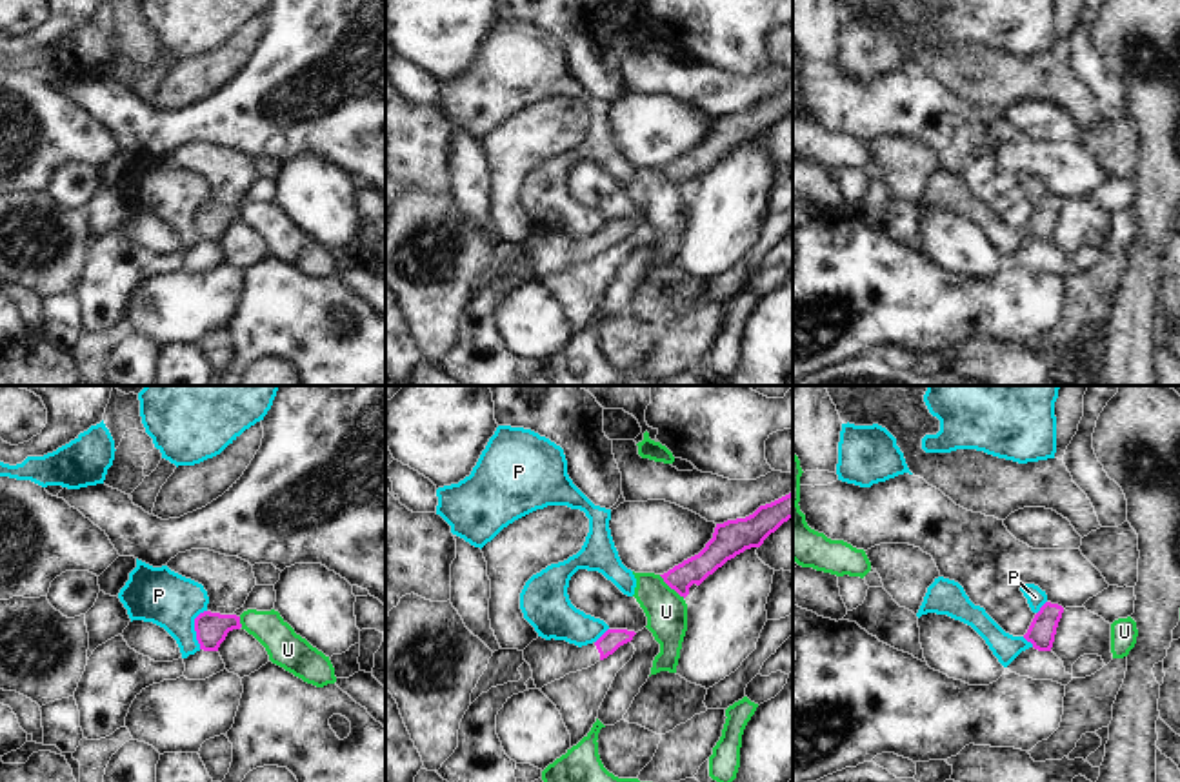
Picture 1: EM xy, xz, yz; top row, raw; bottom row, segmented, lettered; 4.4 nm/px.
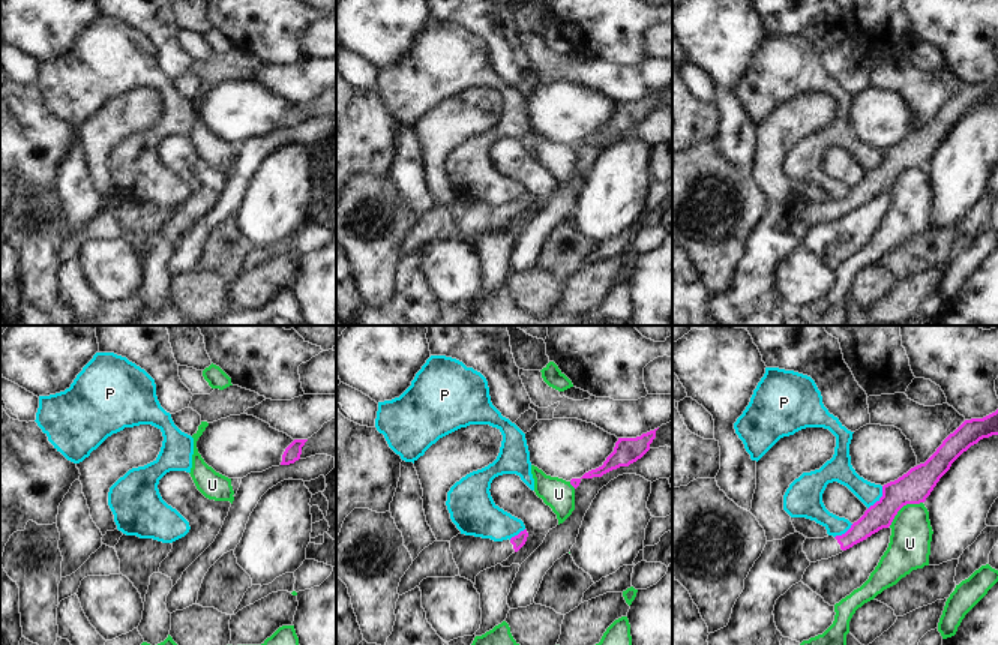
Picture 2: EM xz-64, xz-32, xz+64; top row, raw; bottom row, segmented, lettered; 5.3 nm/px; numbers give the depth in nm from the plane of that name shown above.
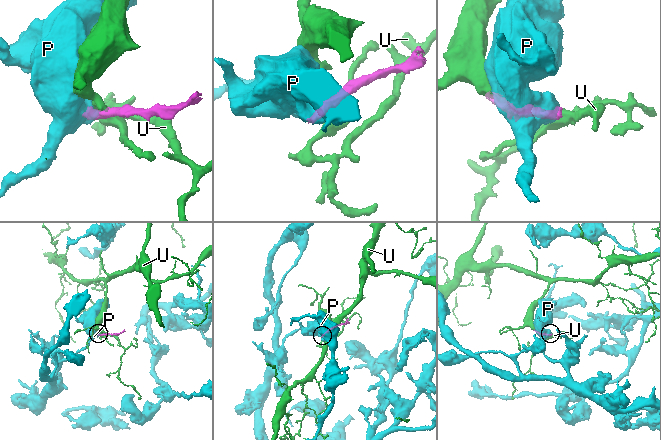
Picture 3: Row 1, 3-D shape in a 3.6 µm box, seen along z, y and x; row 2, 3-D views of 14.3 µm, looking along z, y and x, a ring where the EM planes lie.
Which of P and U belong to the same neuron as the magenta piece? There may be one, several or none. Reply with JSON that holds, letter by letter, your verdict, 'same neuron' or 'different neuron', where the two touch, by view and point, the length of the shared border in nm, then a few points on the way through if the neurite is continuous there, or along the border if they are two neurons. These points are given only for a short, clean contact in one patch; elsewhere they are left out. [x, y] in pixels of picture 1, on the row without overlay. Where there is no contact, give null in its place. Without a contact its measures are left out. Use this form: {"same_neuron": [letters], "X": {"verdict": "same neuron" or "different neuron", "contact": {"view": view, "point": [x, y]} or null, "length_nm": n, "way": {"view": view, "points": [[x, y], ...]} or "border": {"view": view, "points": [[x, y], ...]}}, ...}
{"same_neuron": [], "P": {"verdict": "different neuron", "contact": {"view": "xy", "point": [195, 220]}, "length_nm": 180, "border": {"view": "xy", "points": [[206, 202], [195, 211], [195, 231], [200, 240]]}}, "U": {"verdict": "different neuron", "contact": {"view": "xz", "point": [671, 180]}, "length_nm": 160, "border": {"view": "xz", "points": [[659, 168], [684, 190]]}}}

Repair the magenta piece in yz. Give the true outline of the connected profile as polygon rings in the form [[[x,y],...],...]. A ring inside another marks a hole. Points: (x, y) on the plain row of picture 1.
[[[1045,195],[1035,207],[1024,231],[1038,244],[1051,244],[1064,200]]]

